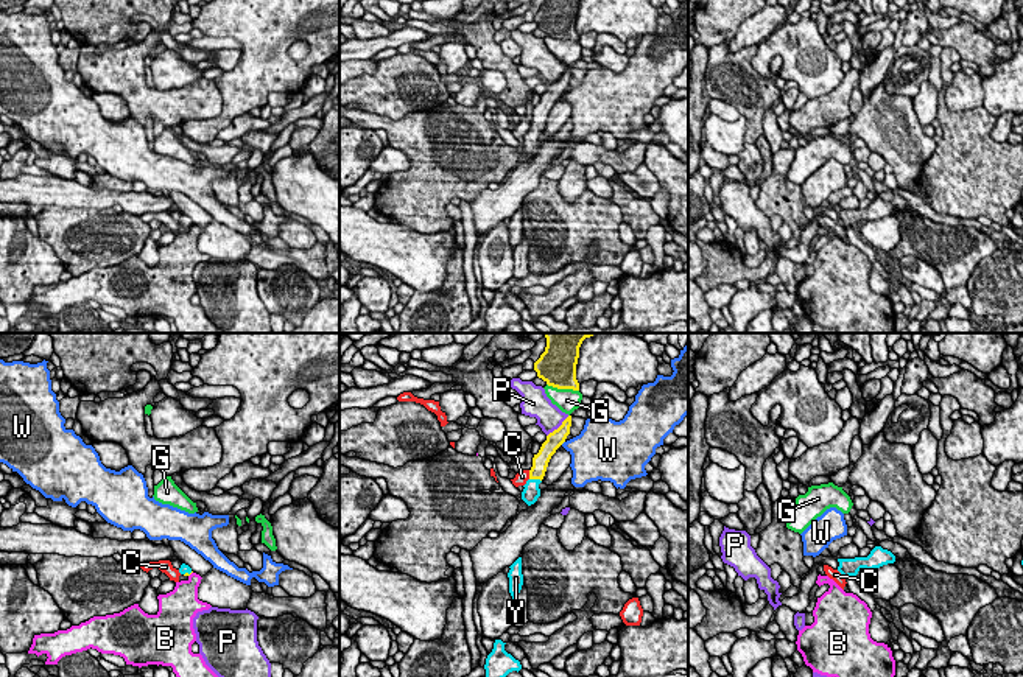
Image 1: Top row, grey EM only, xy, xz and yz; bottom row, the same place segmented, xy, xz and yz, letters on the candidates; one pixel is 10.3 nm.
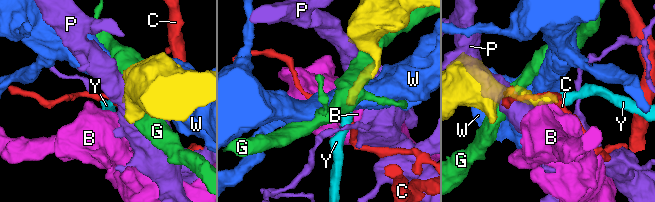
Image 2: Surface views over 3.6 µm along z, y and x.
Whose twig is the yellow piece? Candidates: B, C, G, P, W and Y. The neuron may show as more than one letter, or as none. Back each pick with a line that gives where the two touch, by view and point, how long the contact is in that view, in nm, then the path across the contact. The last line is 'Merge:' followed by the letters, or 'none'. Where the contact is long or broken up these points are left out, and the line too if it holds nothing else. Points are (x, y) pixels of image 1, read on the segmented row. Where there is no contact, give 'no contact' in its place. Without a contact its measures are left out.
Y: meets yellow in xz at (536, 478); contact 130 nm long; runs through xz (541, 461), (536, 478), (531, 492)
Merge: Y

